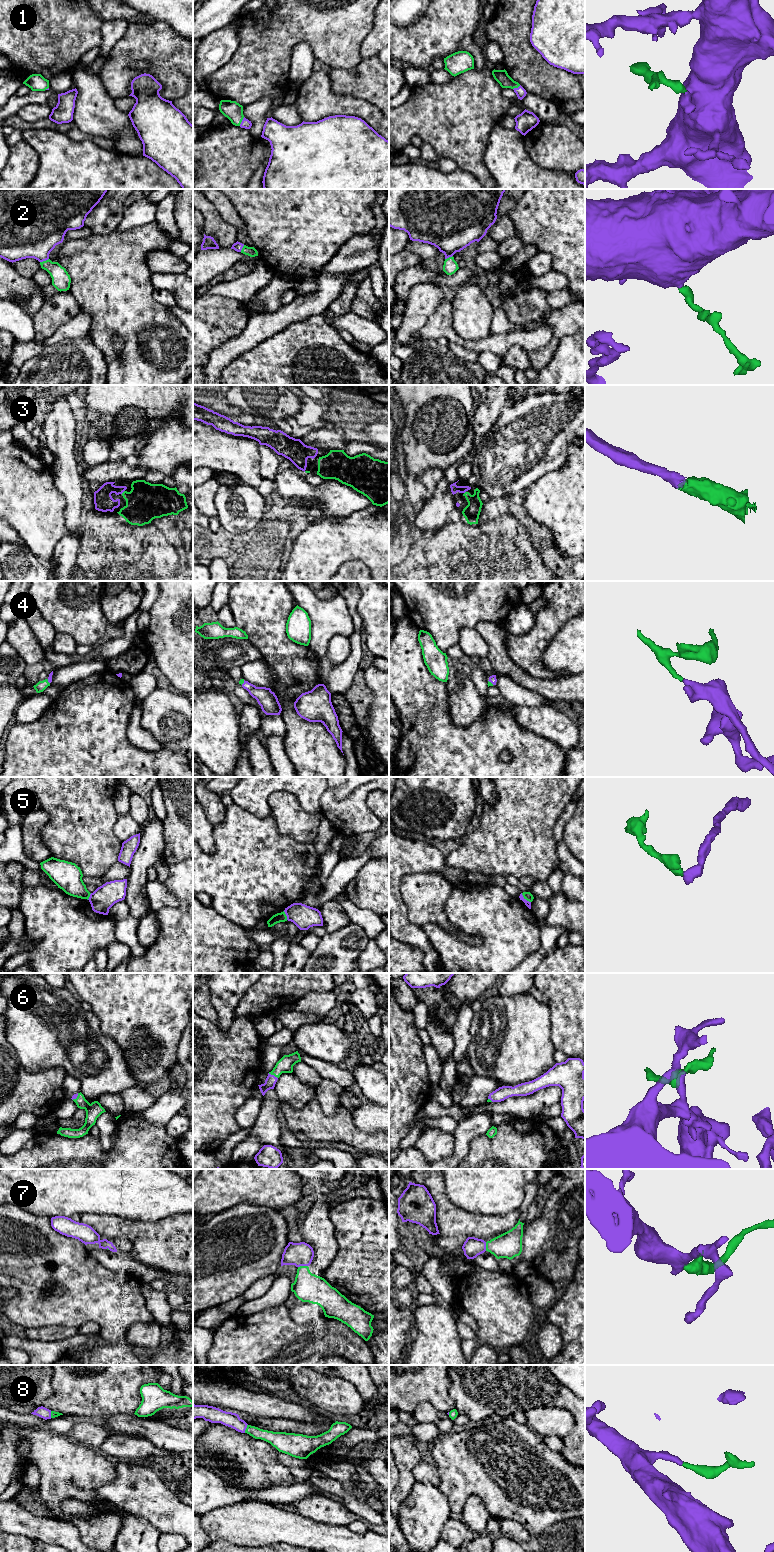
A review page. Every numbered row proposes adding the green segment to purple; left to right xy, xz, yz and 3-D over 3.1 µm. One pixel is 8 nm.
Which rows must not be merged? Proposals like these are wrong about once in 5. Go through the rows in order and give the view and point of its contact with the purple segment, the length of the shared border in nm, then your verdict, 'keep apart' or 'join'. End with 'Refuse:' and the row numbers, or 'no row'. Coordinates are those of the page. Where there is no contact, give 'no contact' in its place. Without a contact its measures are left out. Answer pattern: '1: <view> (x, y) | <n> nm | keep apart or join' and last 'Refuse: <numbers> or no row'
1: xz (242, 121) | 80 nm | join
2: xy (44, 260) | 80 nm | join
3: xy (122, 492) | 40 nm | join
4: yz (491, 682) | 60 nm | join
5: yz (525, 899) | 110 nm | keep apart
6: xz (273, 1075) | 90 nm | join
7: xz (302, 1265) | 80 nm | join
8: xz (246, 1427) | 80 nm | join
Refuse: 5

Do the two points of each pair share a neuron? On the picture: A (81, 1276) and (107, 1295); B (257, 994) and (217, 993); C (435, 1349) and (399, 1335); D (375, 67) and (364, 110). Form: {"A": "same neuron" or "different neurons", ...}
{"A": "same neuron", "B": "different neurons", "C": "different neurons", "D": "different neurons"}

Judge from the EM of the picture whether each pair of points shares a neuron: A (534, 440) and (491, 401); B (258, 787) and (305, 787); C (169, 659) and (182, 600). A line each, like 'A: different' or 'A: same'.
A: different
B: same
C: same

